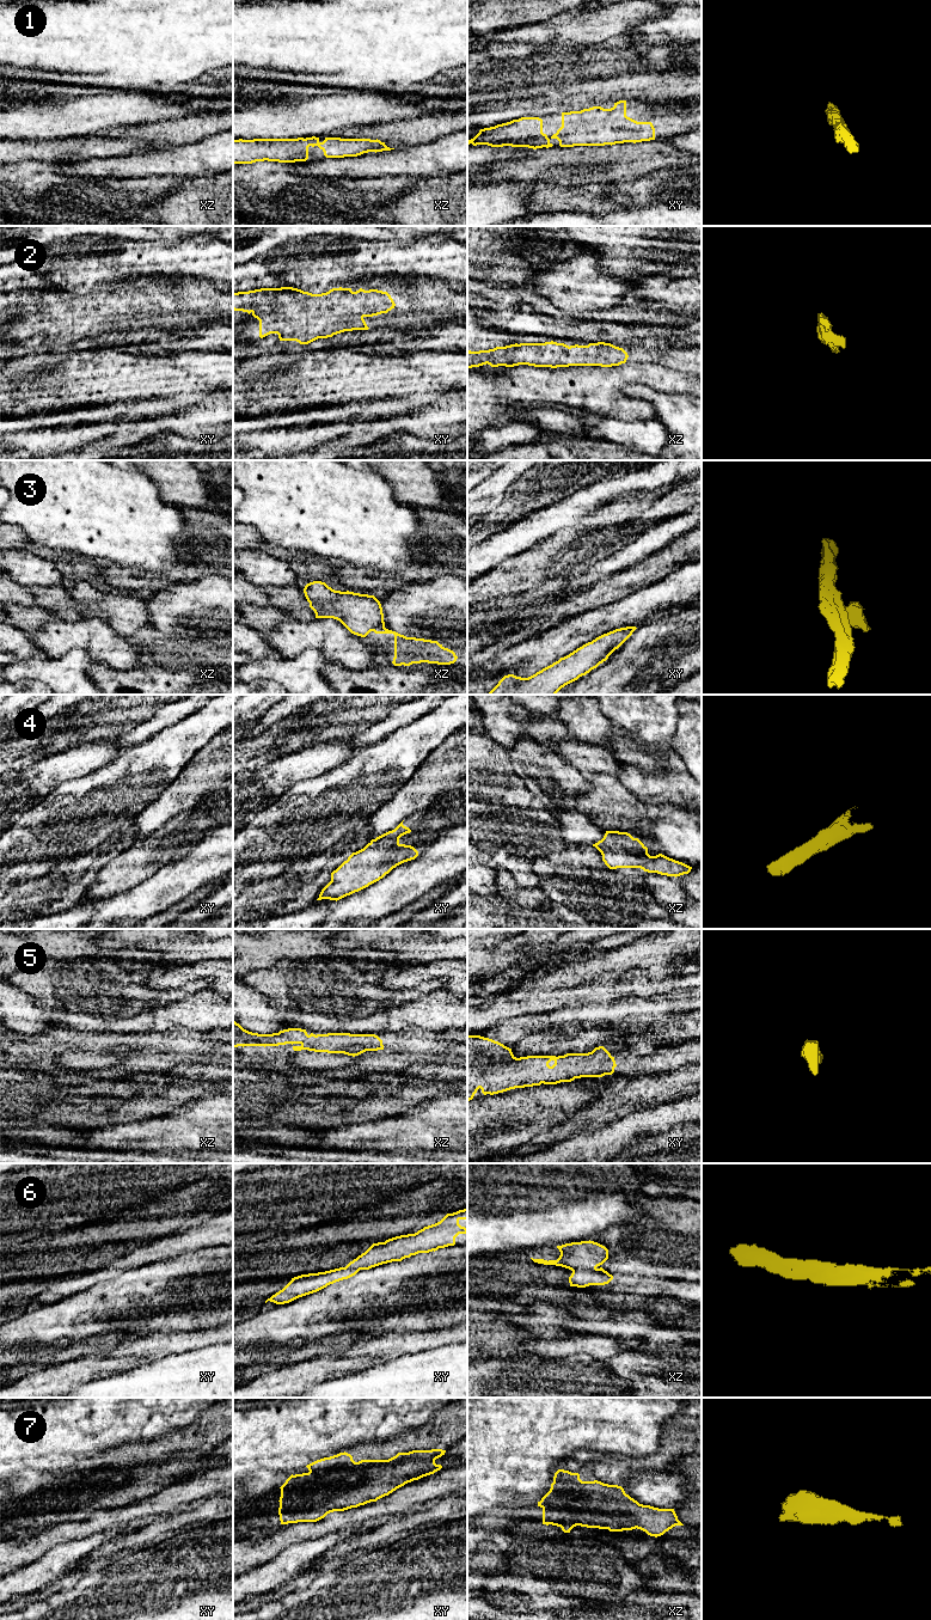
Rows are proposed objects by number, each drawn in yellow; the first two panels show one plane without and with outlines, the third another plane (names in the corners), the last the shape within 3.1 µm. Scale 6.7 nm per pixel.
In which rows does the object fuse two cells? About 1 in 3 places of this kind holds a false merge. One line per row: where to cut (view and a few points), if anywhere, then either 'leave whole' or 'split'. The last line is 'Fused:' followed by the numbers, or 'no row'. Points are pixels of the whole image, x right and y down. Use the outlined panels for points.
1: no cut; leave whole
2: no cut; leave whole
3: cut in xz along (384, 627), (373, 630); split
4: no cut; leave whole
5: no cut; leave whole
6: no cut; leave whole
7: no cut; leave whole
Fused: 3

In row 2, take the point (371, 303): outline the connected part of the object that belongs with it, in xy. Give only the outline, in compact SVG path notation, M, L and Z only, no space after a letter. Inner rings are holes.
M293 287L261 288L249 292L233 293L233 310L251 313L259 320L259 337L263 338L270 334L277 334L280 341L296 341L300 344L308 344L318 338L327 338L333 335L353 331L368 330L365 317L373 317L387 313L394 308L396 304L387 292L360 288L353 292L351 288L332 288L326 293L312 294Z

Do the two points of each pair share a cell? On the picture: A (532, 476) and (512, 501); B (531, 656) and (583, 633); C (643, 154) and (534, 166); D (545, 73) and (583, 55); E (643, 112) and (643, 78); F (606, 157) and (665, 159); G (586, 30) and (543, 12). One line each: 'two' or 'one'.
A: one
B: one
C: one
D: one
E: two
F: one
G: two

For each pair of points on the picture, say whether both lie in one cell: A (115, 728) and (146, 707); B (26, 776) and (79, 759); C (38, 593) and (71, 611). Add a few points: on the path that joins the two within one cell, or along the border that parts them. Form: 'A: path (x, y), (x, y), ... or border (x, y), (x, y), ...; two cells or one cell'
A: path (122, 721), (139, 707); one cell
B: path (40, 776), (46, 776), (53, 770), (66, 765); one cell
C: path (47, 598), (55, 599), (62, 606); one cell

